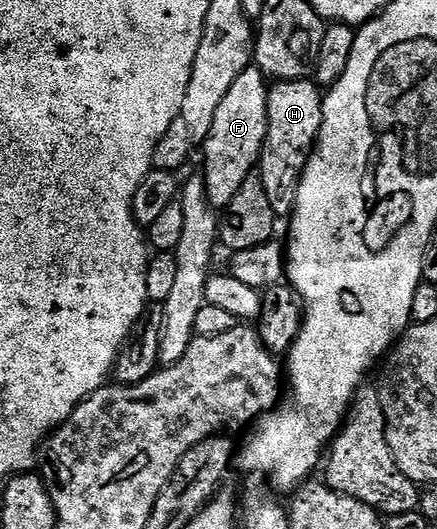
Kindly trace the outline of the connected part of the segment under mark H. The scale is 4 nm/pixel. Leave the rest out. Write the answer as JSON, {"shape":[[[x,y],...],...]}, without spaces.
{"shape":[[[311,79],[282,80],[268,89],[268,129],[260,152],[258,175],[262,186],[266,186],[266,198],[270,198],[270,206],[278,218],[291,217],[296,208],[300,175],[320,136],[323,109],[324,96]]]}

